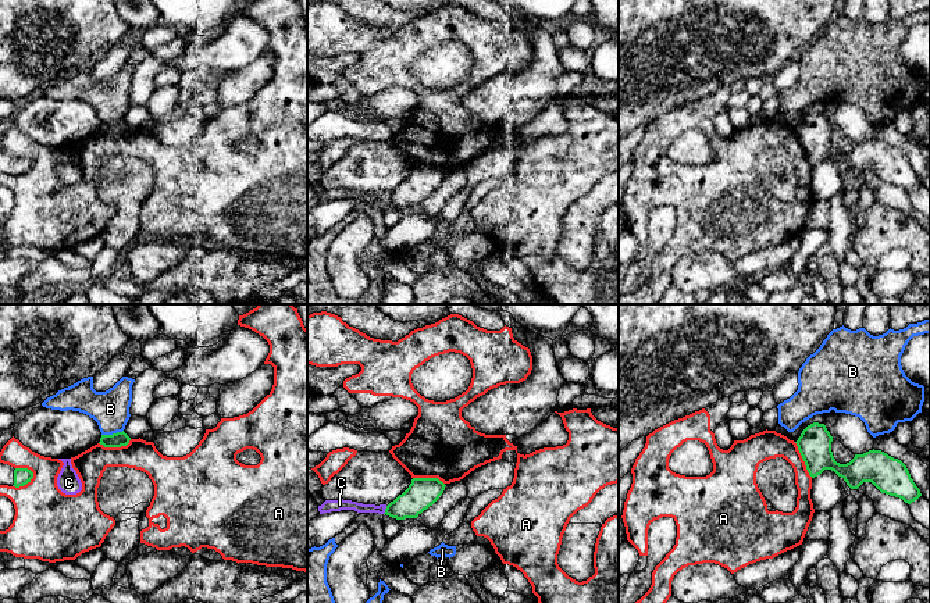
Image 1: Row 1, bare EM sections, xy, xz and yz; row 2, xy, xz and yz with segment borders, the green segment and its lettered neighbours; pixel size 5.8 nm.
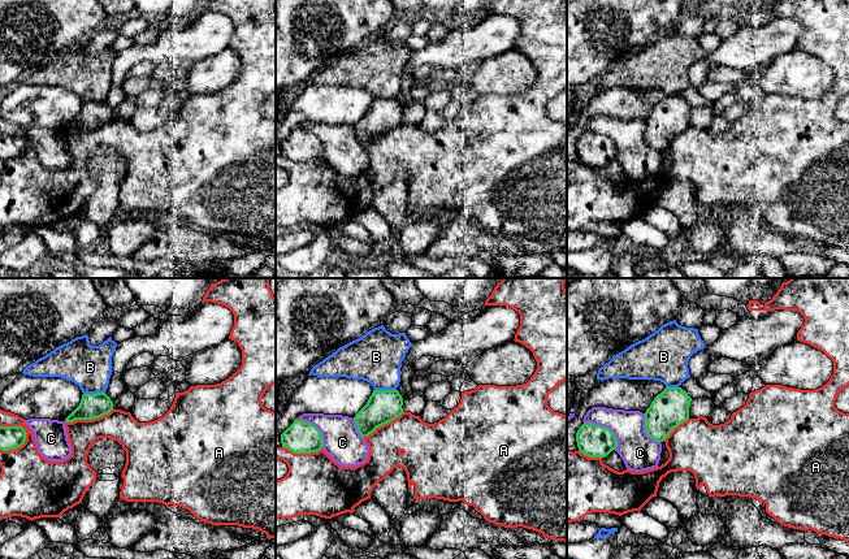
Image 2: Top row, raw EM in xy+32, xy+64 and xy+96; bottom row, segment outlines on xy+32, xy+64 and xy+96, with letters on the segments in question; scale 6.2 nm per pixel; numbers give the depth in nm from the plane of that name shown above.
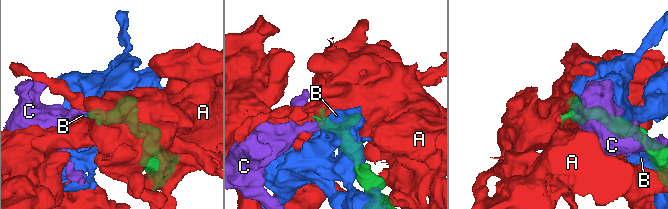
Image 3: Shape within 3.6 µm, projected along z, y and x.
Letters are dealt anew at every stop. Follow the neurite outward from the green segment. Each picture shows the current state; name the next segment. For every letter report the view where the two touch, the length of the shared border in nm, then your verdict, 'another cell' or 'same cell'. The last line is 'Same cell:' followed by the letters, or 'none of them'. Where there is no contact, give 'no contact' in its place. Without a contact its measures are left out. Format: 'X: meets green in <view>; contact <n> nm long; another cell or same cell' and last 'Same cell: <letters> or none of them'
A: meets green in xy; contact 150 nm long; another cell
B: meets green in xy; contact 130 nm long; another cell
C: meets green in xz; contact 50 nm long; another cell
Same cell: none of them

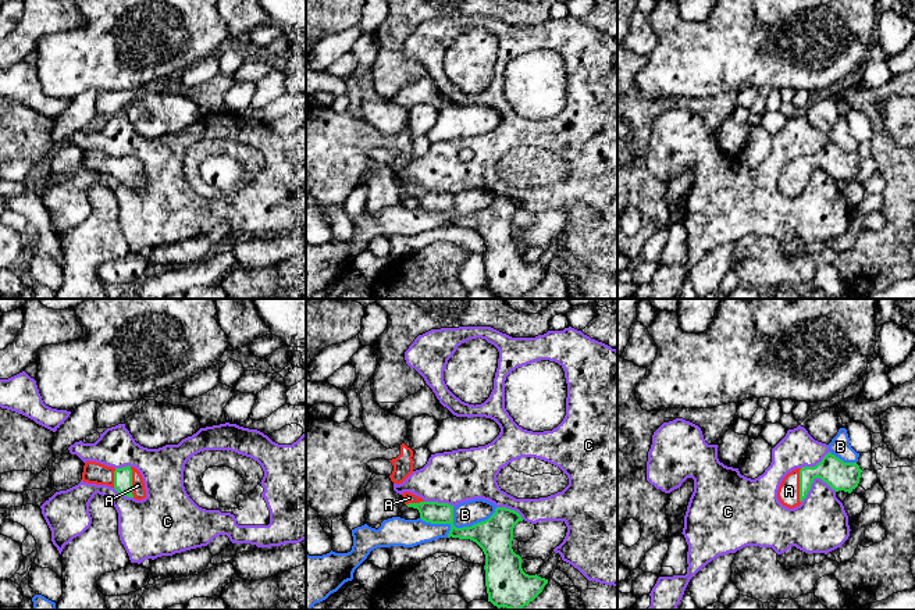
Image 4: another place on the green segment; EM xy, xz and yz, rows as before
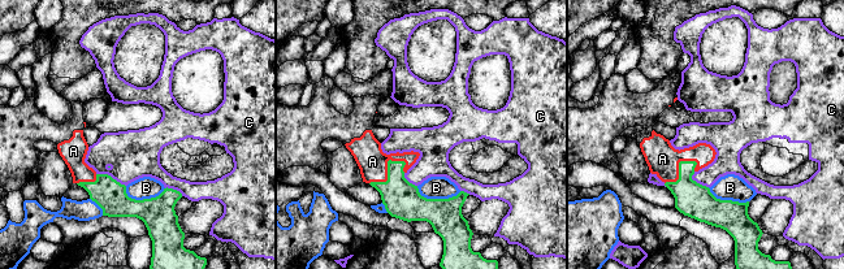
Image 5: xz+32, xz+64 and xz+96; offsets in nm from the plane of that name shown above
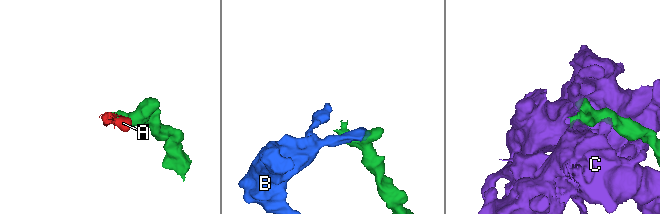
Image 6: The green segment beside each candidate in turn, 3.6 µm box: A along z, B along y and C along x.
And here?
A: meets green in yz; contact 200 nm long; same cell
B: meets green in xz; contact 460 nm long; another cell
C: meets green in yz; contact 220 nm long; another cell
Same cell: A

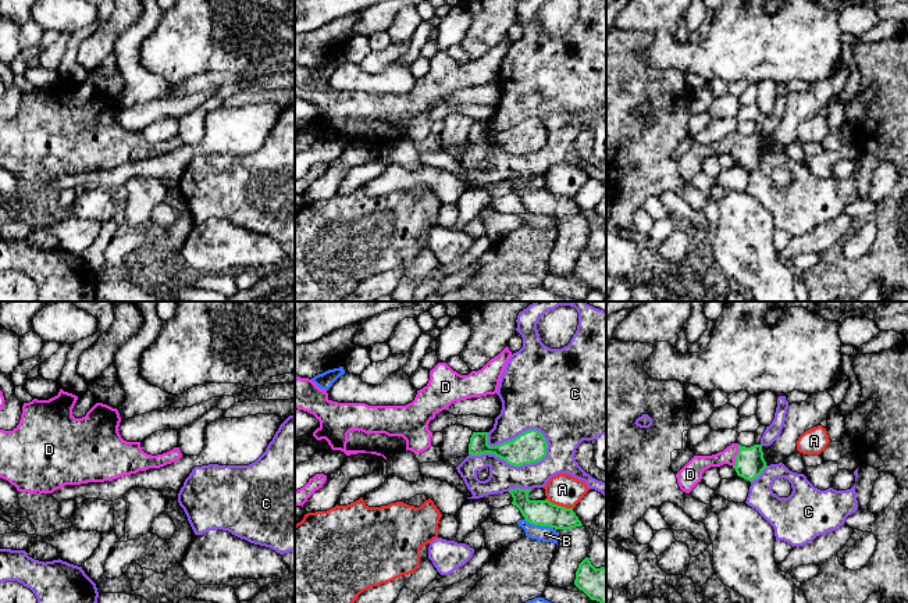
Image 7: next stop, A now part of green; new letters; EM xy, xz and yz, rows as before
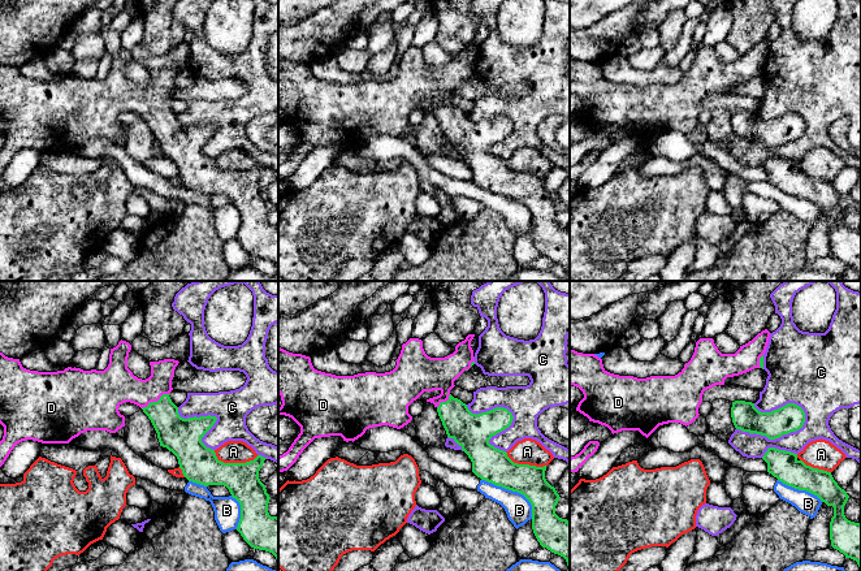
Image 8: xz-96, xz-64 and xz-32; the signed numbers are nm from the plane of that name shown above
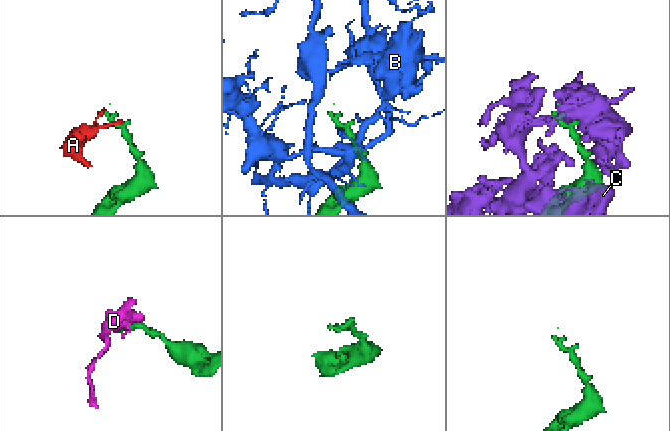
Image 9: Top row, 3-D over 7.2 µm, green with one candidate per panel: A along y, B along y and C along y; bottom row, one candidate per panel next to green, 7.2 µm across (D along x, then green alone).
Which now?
A: meets green in xz; contact 170 nm long; another cell
B: meets green in xz; contact 180 nm long; another cell
C: meets green in xz; contact 460 nm long; another cell
D: meets green in yz; contact 140 nm long; same cell
Same cell: D

